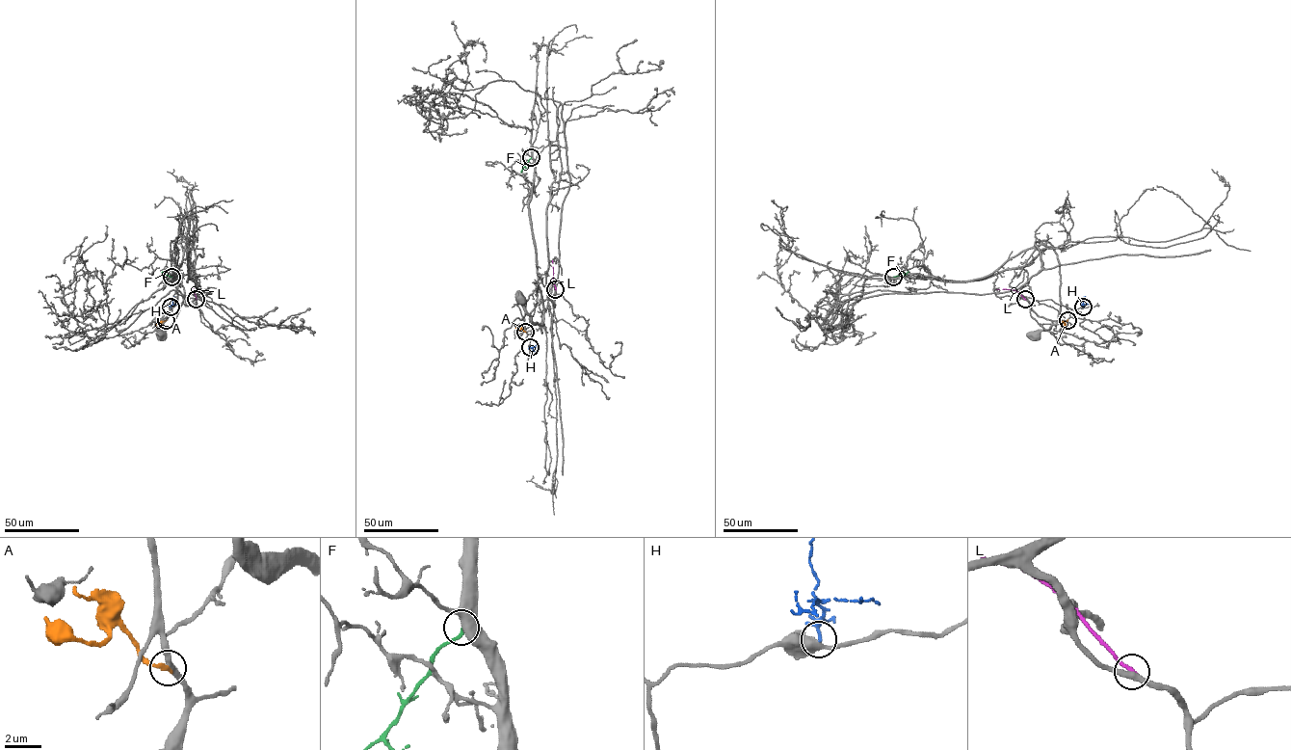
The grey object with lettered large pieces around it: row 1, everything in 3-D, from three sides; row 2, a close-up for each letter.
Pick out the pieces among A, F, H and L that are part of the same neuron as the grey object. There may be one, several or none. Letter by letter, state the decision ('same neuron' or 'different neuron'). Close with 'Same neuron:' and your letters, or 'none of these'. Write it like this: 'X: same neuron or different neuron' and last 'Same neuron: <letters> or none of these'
A: different neuron
F: same neuron
H: different neuron
L: different neuron
Same neuron: F

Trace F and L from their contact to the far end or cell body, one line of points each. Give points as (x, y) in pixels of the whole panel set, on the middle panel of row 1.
F: (531, 157), (522, 172)
L: (556, 289), (552, 260)

